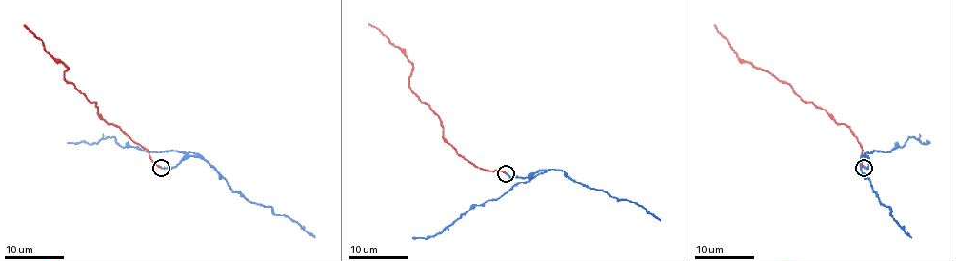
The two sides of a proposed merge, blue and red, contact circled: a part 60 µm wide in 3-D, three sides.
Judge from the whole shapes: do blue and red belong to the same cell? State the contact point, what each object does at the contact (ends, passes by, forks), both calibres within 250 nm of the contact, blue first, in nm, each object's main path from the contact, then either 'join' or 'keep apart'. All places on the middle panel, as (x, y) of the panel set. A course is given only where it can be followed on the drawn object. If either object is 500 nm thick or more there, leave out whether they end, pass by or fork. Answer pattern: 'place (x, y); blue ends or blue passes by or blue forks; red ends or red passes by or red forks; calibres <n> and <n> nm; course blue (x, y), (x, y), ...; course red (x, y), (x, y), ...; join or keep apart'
place (506, 173); blue ends; red ends; calibres 200 and 200 nm; course blue (507, 172), (511, 177), (527, 177), (547, 170), (561, 170), (571, 180), (643, 205), (660, 220); course red (507, 172), (487, 171), (461, 156), (443, 137), (440, 118), (410, 89), (412, 63), (369, 24); keep apart

